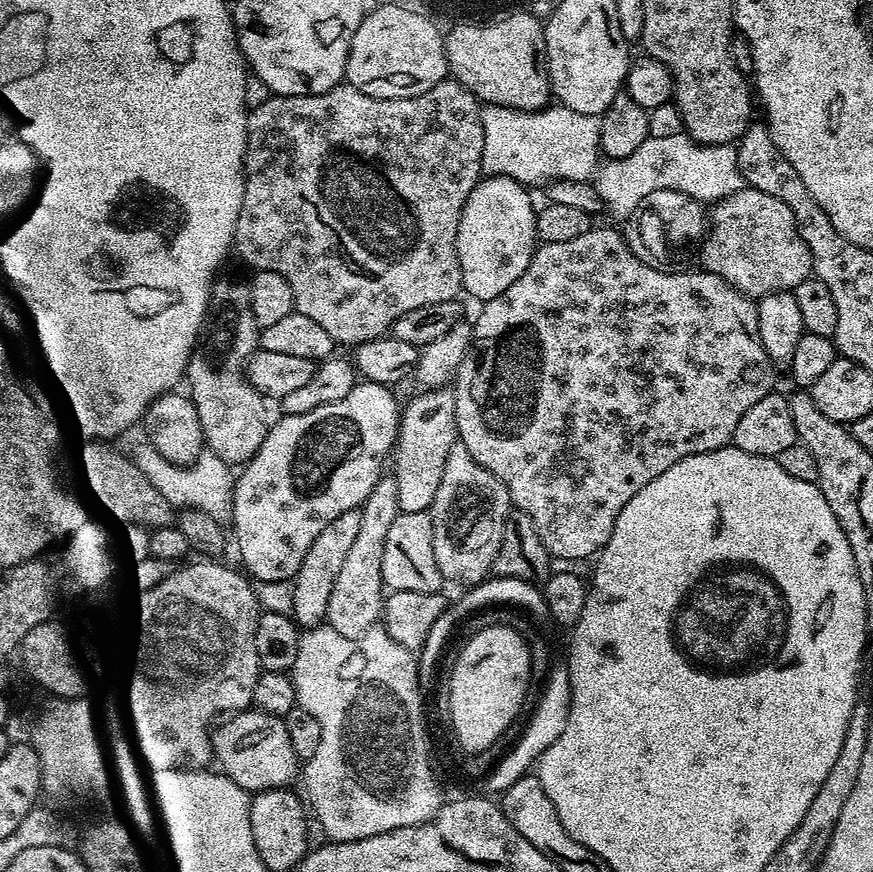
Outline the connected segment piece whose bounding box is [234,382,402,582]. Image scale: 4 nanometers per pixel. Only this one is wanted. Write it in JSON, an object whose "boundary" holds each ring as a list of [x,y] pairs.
{"boundary":[[[360,382],[357,383],[355,388],[350,390],[350,394],[346,394],[346,398],[342,398],[338,402],[330,402],[326,406],[318,406],[306,414],[298,414],[297,416],[281,415],[280,421],[273,426],[266,438],[266,442],[256,452],[253,460],[249,460],[247,464],[243,465],[241,472],[244,473],[241,476],[239,473],[238,479],[234,484],[234,509],[236,508],[237,528],[235,528],[235,531],[238,533],[238,552],[244,555],[245,562],[252,567],[253,573],[251,572],[251,575],[257,581],[259,581],[258,579],[260,579],[260,582],[291,581],[296,573],[300,571],[308,551],[314,546],[314,540],[323,534],[342,514],[357,511],[367,501],[368,495],[372,493],[374,486],[379,482],[382,473],[385,471],[384,459],[387,456],[389,459],[396,442],[396,433],[400,430],[402,408],[399,403],[396,405],[392,392],[393,389],[391,387],[383,384]]]}

